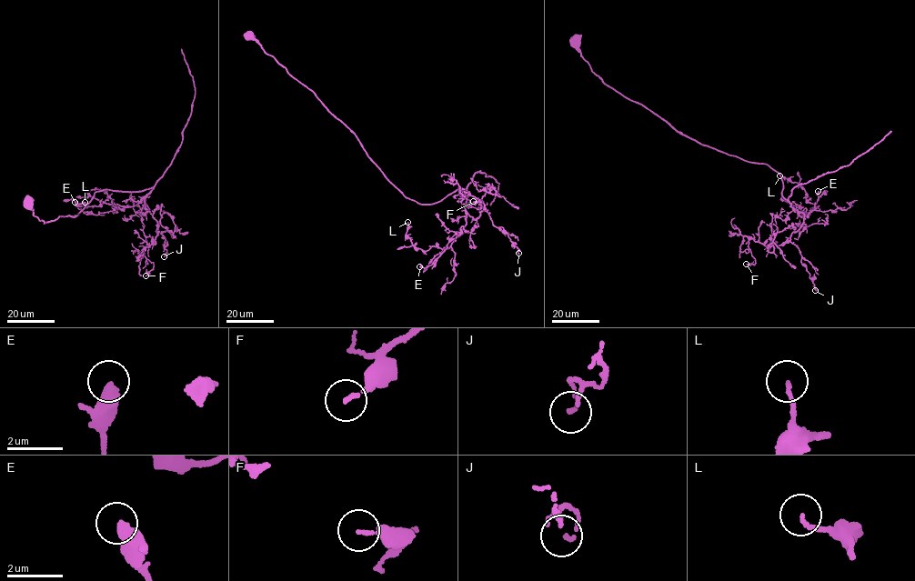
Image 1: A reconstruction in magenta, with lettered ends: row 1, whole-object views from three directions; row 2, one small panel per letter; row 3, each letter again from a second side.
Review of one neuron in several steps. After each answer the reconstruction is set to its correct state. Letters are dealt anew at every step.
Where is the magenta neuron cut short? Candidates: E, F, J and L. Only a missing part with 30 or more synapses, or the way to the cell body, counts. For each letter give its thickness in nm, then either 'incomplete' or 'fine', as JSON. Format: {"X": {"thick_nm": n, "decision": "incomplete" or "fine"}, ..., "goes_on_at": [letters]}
{"E": {"thick_nm": 480, "decision": "fine"}, "F": {"thick_nm": 110, "decision": "fine"}, "J": {"thick_nm": 110, "decision": "fine"}, "L": {"thick_nm": 140, "decision": "fine"}, "goes_on_at": []}

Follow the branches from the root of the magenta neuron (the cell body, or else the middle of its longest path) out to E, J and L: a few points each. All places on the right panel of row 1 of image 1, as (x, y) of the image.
E: (576, 40), (611, 88), (702, 145), (775, 171), (798, 215), (807, 216), (818, 191)
J: (576, 40), (592, 71), (611, 88), (685, 135), (779, 174), (782, 196), (803, 214), (790, 240), (815, 290)
L: (576, 40), (611, 88), (702, 145), (775, 171), (782, 196), (807, 215), (815, 206), (804, 190), (779, 175)

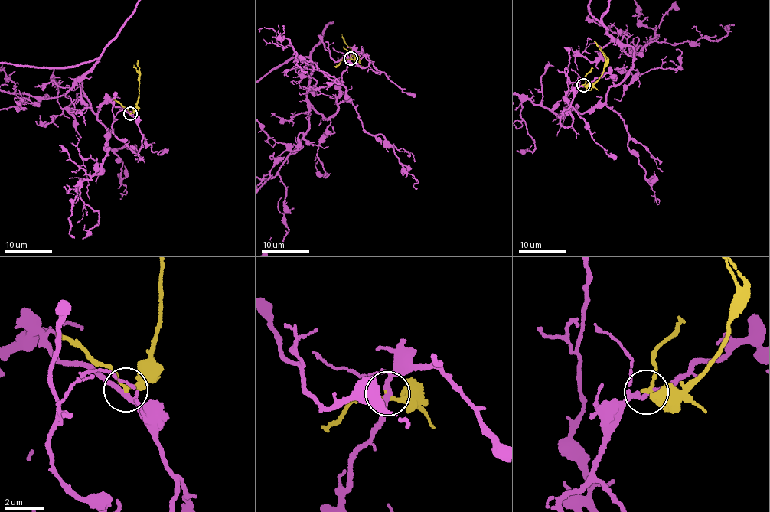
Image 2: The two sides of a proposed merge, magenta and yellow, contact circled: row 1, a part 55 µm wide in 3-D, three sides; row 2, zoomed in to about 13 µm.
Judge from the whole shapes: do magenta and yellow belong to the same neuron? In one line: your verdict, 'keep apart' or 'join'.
join

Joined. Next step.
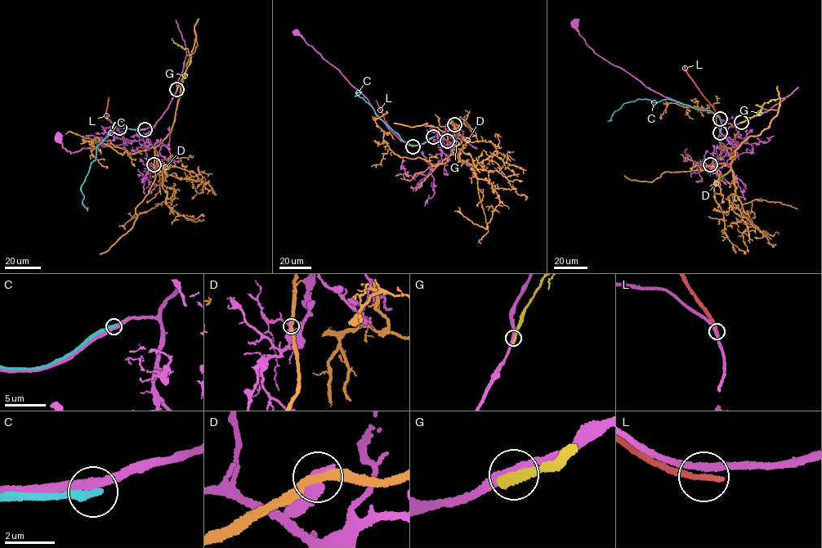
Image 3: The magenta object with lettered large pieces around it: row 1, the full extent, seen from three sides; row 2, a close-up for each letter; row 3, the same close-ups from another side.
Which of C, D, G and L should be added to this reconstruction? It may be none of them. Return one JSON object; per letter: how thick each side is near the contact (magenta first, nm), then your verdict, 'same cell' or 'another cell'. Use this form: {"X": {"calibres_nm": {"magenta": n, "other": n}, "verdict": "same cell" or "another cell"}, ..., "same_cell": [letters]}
{"C": {"calibres_nm": {"magenta": 340, "other": 360}, "verdict": "another cell"}, "D": {"calibres_nm": {"magenta": 400, "other": 360}, "verdict": "another cell"}, "G": {"calibres_nm": {"magenta": 280, "other": 500}, "verdict": "another cell"}, "L": {"calibres_nm": {"magenta": 240, "other": 300}, "verdict": "another cell"}, "same_cell": []}

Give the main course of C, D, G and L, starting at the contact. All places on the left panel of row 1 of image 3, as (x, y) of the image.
C: (145, 129), (111, 128), (111, 132), (96, 146), (96, 159), (81, 186), (84, 195), (82, 204), (87, 210)
D: (154, 165), (154, 153), (166, 172), (163, 184), (172, 188), (176, 193), (172, 198), (128, 221), (125, 230)
G: (176, 89), (190, 56), (187, 48), (174, 42), (171, 38)
L: (119, 128), (106, 118), (108, 97)

